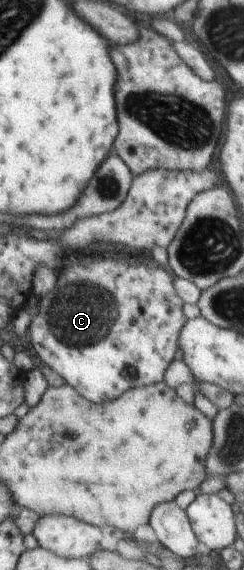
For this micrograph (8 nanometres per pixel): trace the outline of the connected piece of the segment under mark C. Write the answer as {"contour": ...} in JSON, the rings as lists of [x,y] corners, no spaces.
{"contour":[[[133,253],[129,256],[129,260],[125,258],[106,258],[99,257],[95,260],[83,260],[83,262],[77,262],[77,260],[71,260],[56,273],[57,284],[55,284],[55,290],[47,296],[39,297],[39,303],[37,306],[38,313],[31,318],[29,325],[29,334],[31,334],[31,346],[35,349],[39,358],[45,362],[45,364],[52,368],[59,376],[63,377],[66,384],[72,386],[77,392],[84,396],[87,400],[94,402],[95,404],[107,404],[116,398],[119,398],[126,390],[131,390],[137,387],[148,387],[154,384],[159,384],[165,378],[165,372],[173,359],[175,358],[175,352],[177,352],[179,334],[181,334],[181,328],[185,324],[186,318],[183,315],[181,308],[184,302],[177,296],[174,284],[177,282],[175,275],[168,267],[159,265],[151,254],[137,254]]]}

